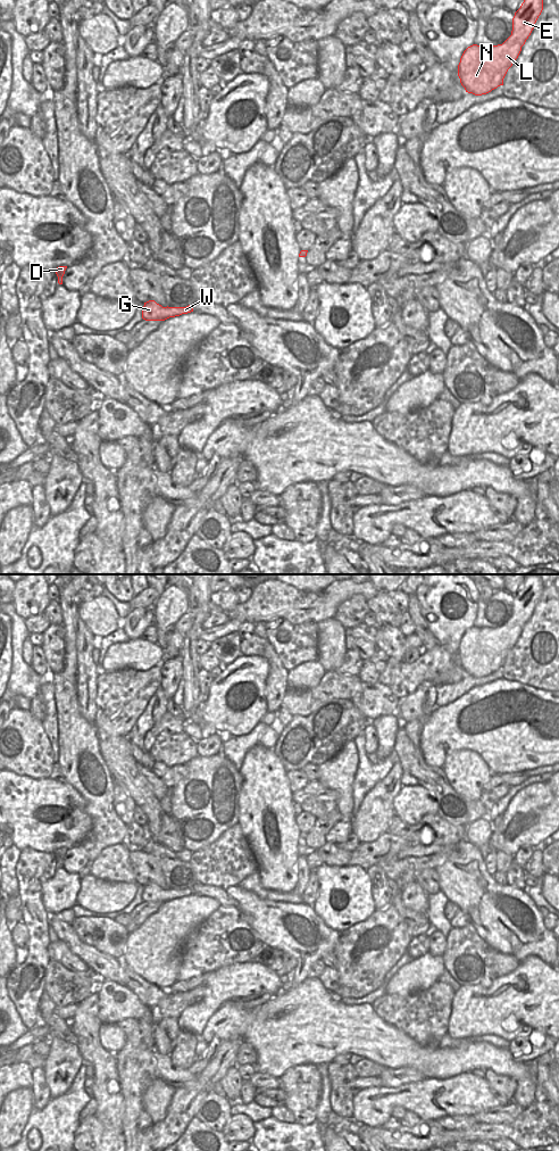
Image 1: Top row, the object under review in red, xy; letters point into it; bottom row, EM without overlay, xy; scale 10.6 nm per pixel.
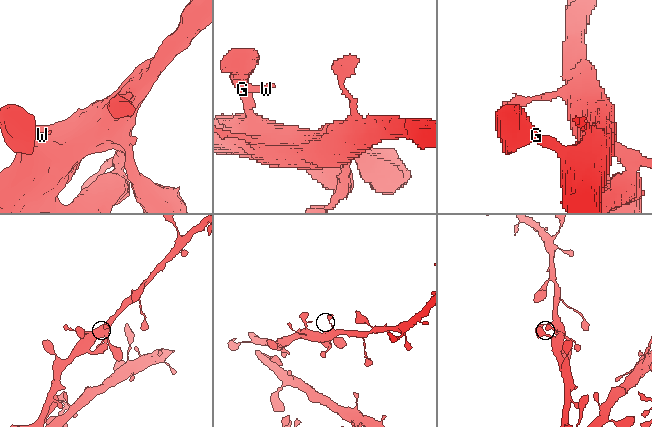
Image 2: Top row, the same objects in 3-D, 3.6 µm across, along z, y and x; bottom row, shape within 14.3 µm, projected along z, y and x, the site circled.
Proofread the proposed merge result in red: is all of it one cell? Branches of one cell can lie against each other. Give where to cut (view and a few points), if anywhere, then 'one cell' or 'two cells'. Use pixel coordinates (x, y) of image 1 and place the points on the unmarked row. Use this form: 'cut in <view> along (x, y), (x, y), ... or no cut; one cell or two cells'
no cut; one cell

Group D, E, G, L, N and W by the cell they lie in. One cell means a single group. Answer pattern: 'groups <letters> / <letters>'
groups D E G L N W

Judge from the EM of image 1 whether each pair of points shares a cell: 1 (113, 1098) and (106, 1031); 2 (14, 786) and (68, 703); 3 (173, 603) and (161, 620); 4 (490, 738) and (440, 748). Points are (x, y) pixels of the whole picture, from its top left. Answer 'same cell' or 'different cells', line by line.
1: different cells
2: different cells
3: same cell
4: same cell

